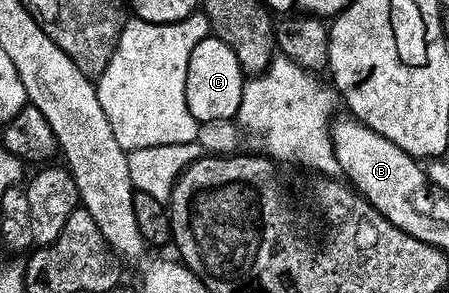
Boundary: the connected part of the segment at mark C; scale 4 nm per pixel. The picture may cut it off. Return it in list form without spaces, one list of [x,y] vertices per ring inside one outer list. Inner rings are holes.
[[[208,35],[193,47],[185,75],[185,103],[200,123],[204,121],[230,121],[236,116],[243,98],[245,74],[237,63],[237,55],[221,38]]]

